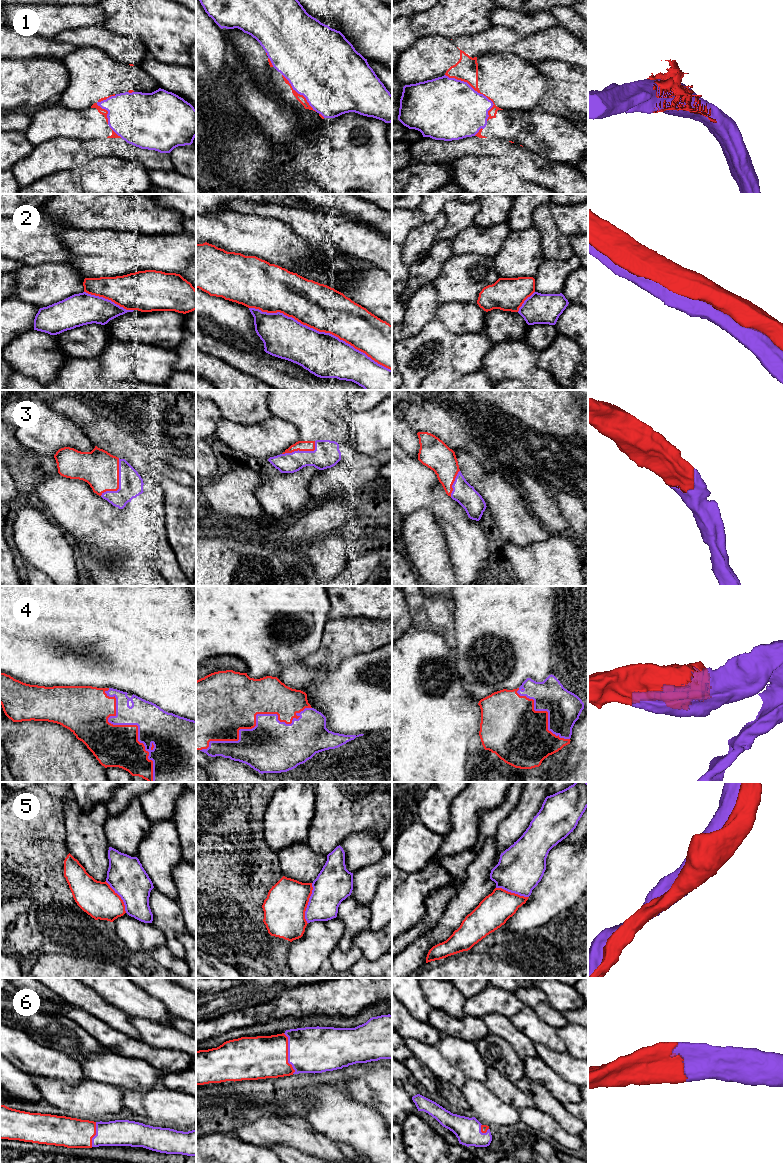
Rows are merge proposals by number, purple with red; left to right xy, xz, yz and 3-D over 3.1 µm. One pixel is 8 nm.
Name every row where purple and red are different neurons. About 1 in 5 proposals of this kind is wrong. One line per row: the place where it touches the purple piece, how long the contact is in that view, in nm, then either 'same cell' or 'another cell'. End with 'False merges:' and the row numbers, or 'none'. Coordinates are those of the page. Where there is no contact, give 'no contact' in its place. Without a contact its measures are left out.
1: contact yz (477, 92); length 500 nm; same cell
2: contact xz (320, 332); length 1250 nm; another cell
3: contact xy (119, 482); length 340 nm; same cell
4: contact xz (256, 721); length 950 nm; same cell
5: contact xz (308, 903); length 340 nm; another cell
6: contact xz (288, 1053); length 340 nm; same cell
False merges: 2, 5

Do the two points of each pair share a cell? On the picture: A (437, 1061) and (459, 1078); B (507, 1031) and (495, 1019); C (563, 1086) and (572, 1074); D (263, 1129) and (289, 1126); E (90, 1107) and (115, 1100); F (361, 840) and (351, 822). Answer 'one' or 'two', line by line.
A: one
B: one
C: two
D: one
E: one
F: two

